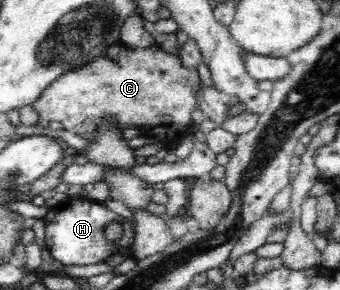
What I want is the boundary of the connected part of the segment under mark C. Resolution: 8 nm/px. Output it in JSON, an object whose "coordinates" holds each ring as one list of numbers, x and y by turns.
{"coordinates":[[154,44,146,49,122,47,117,61,99,55,92,59,91,63,71,70,51,82,33,107,39,118,62,123,67,131,77,133,88,140,97,137,99,131,105,127,115,127,119,133,127,127,137,127,143,135,147,135,149,141,161,141,161,127,163,133,173,131,175,135,177,131,179,135,185,135,187,128,193,125,191,114,198,107,197,89,200,85,198,71,183,67,178,55,169,55]]}

